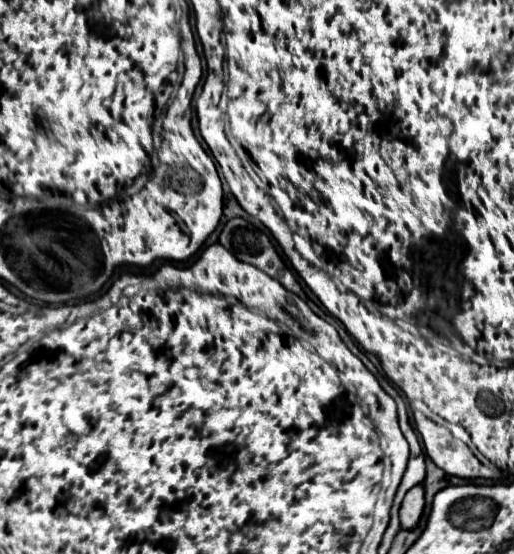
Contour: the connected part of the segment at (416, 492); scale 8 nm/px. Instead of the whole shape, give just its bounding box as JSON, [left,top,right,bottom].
[399,487,425,529]

